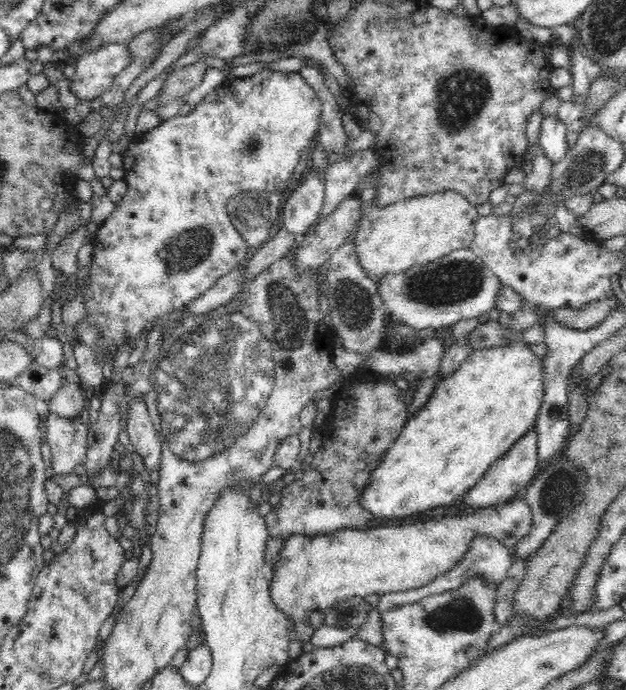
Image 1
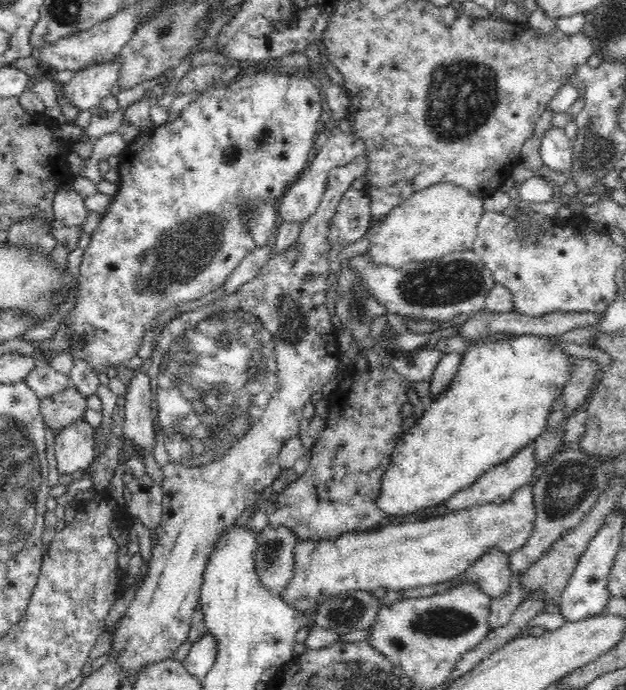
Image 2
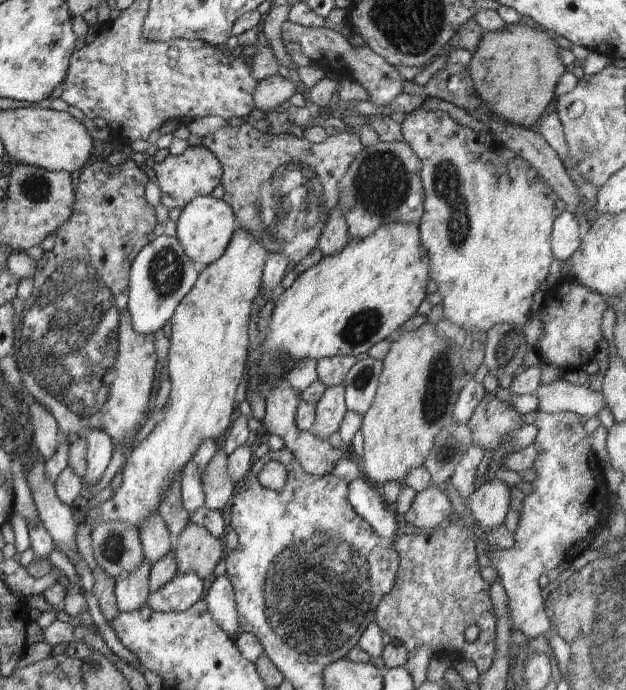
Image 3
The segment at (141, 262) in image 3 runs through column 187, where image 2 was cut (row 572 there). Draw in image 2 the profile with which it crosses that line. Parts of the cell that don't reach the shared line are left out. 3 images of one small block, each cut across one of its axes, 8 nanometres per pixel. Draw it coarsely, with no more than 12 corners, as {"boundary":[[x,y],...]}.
{"boundary":[[286,526],[257,536],[255,571],[277,597],[294,576],[299,540]]}

